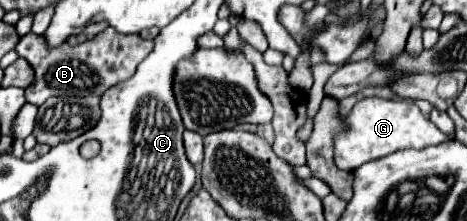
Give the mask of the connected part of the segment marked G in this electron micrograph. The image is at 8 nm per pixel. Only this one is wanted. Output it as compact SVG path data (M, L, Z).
M363 98L353 106L345 122L349 130L335 138L335 164L341 170L355 170L365 162L383 158L397 150L427 148L427 146L451 140L449 134L441 132L429 118L421 114L421 110L413 100Z

